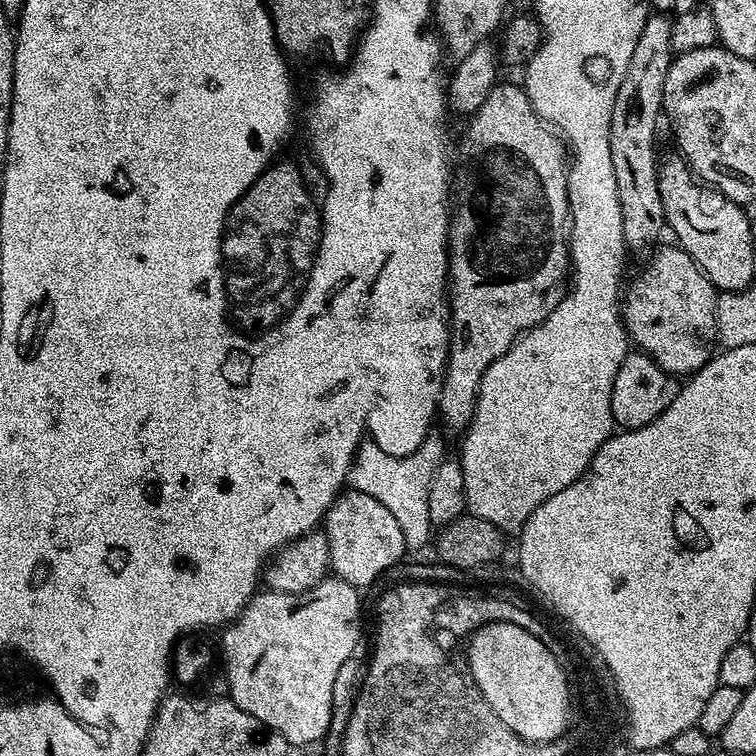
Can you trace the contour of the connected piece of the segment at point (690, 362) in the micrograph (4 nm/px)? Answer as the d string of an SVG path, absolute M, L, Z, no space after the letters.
M679 246L671 247L657 247L647 257L649 258L648 265L629 284L627 281L626 291L622 296L622 319L629 341L639 351L645 352L655 364L669 372L671 376L687 378L702 366L706 366L714 355L714 345L717 343L716 297L718 289L708 281L707 274L697 266L694 258L690 258L688 252Z

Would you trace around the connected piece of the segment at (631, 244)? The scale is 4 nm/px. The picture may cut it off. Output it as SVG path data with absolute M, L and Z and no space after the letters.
M664 14L649 15L642 26L642 34L634 46L634 54L630 54L630 66L626 66L622 86L618 86L618 94L614 98L614 110L610 114L610 159L614 165L614 182L618 182L618 206L622 206L622 234L625 245L631 251L633 248L636 252L647 253L657 243L655 240L666 232L662 196L658 194L656 178L658 167L656 119L661 119L662 116L666 74L673 59L672 20Z

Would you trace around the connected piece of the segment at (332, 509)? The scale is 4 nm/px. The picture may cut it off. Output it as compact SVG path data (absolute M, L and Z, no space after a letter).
M341 491L324 513L322 530L330 542L331 571L358 590L370 587L387 568L394 567L406 556L402 526L398 526L394 514L390 514L378 498L370 498L370 494Z

